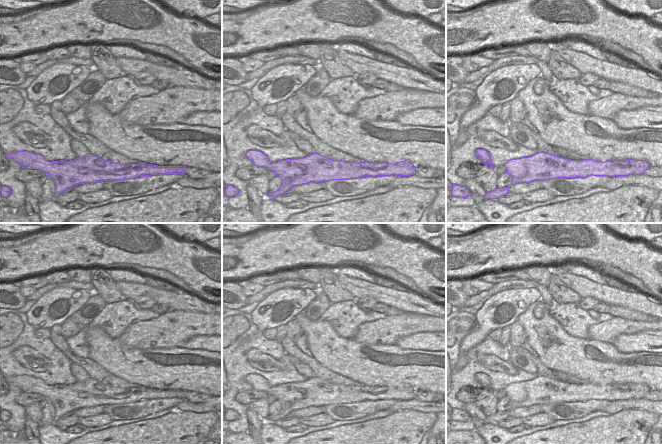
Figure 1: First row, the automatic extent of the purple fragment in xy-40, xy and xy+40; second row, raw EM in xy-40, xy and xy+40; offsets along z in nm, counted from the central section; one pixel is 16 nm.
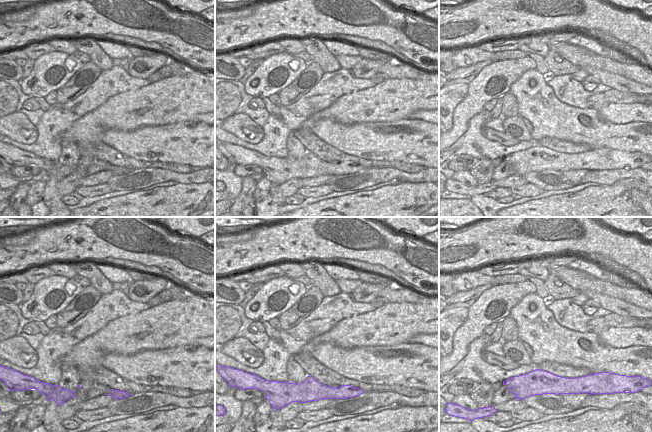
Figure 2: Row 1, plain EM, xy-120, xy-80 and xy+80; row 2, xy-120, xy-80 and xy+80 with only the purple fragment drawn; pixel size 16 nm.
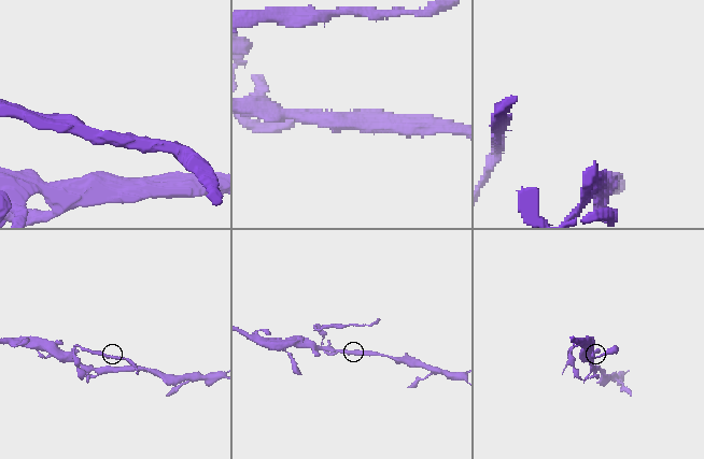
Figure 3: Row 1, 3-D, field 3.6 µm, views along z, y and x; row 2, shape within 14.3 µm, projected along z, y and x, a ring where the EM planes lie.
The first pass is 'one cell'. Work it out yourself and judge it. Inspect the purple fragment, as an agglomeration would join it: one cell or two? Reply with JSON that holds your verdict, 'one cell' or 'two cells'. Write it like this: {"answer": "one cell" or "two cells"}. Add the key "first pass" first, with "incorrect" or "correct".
{"first pass": "incorrect", "answer": "two cells"}

